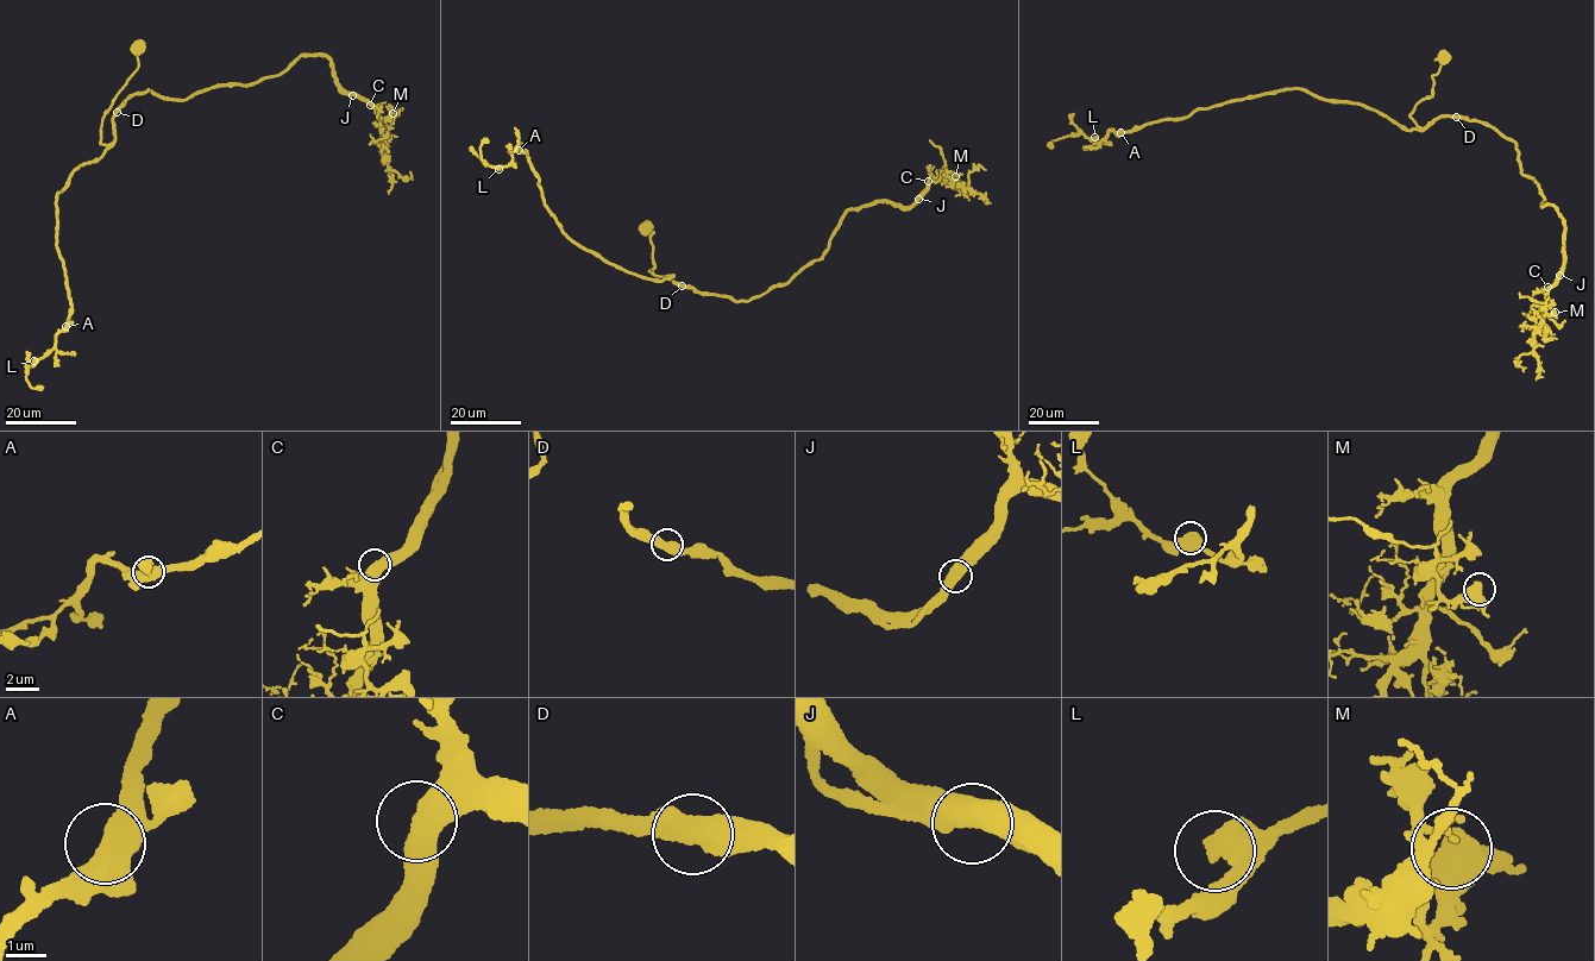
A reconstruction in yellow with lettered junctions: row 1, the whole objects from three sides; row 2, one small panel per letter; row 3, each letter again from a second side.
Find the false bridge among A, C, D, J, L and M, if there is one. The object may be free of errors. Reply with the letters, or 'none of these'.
none of these

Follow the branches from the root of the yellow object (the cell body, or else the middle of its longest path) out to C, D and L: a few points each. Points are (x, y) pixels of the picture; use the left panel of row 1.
C: (138, 46), (101, 143), (136, 93), (182, 100), (309, 54), (370, 105)
D: (138, 46), (137, 67), (105, 112), (101, 143), (113, 142), (117, 112)
L: (138, 46), (102, 119), (100, 143), (112, 145), (57, 196), (71, 302), (54, 347), (33, 360)

